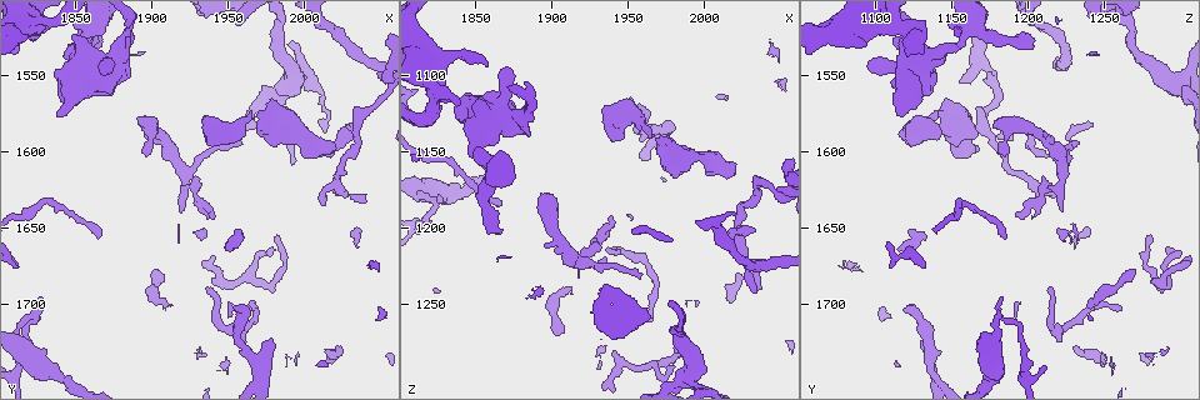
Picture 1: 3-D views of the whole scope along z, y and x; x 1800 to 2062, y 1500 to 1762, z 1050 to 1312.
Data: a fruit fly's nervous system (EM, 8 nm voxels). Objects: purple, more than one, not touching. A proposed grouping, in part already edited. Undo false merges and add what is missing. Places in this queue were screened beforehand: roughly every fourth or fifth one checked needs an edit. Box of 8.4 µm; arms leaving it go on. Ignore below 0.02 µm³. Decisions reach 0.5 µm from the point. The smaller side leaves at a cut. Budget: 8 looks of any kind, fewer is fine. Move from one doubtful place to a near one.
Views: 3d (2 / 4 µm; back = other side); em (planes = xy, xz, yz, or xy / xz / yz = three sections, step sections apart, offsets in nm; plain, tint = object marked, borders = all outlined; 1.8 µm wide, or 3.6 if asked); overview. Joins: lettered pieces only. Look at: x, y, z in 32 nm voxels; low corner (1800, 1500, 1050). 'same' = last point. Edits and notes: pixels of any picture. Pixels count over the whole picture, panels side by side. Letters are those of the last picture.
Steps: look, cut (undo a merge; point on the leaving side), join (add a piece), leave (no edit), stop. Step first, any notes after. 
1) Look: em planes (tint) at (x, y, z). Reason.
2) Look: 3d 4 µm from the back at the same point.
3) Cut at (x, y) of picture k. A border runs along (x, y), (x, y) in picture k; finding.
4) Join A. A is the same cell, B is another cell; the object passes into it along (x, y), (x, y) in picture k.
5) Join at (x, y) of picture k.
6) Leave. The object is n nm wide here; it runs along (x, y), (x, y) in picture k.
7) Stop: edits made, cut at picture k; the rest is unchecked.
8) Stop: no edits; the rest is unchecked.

Look: em planes (borders) at (1822, 1708, 1182). Sharp bend.

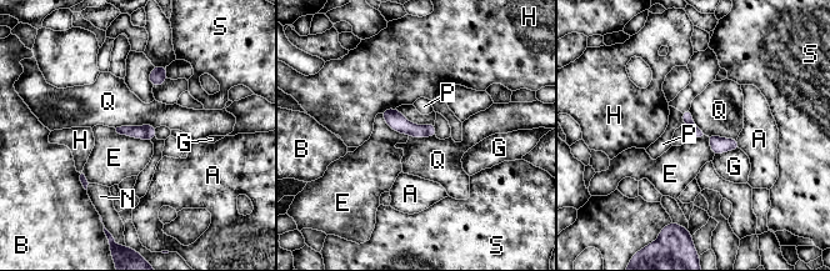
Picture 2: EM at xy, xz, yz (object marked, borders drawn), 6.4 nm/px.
Cut at (150, 130) of picture 2. A, B, E, G, H, N, P, Q and S are other cells; a border runs along (141, 126), (146, 137) in picture 2; two neurons meet here.

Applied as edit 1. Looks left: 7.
Look: 3d 4 µm at (1936, 1578, 1136). An open end.

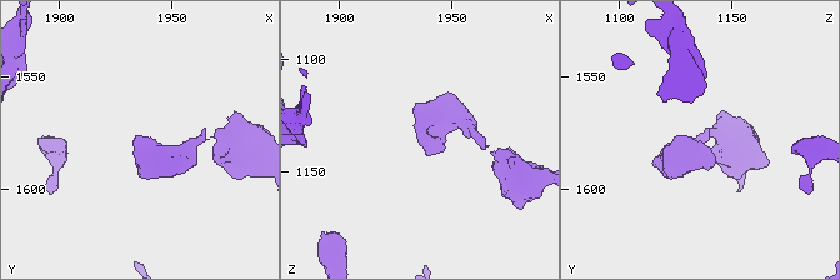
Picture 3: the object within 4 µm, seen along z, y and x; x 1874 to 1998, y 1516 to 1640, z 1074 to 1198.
Look: em planes (borders) at (1936, 1580, 1136). Need the tissue.

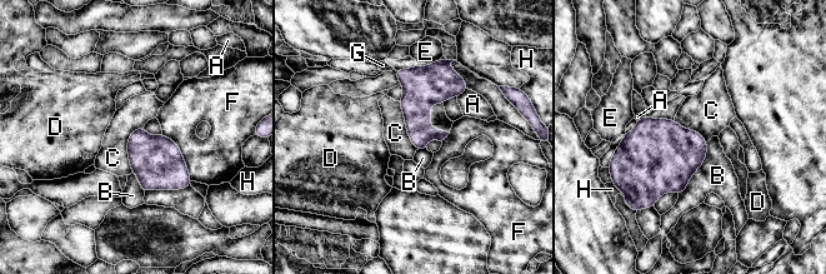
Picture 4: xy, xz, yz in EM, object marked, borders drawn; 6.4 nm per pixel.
Leave. A, B, C, D, E, F, G and H are other cells; a border runs along (141, 125), (128, 140), (133, 172) in picture 4; no lettered piece goes on from it.

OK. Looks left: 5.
Look: em planes (borders) at (2018, 1596, 1168).

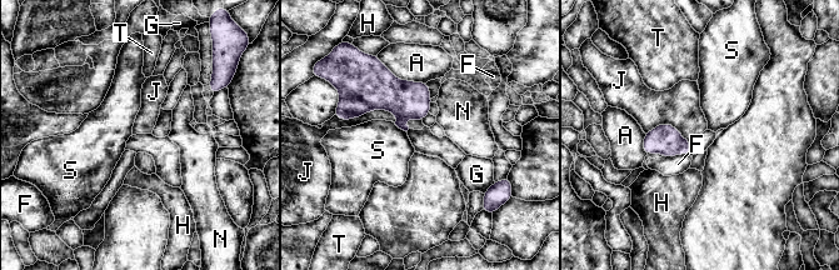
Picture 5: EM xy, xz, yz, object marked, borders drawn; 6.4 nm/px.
Leave. A, F, G, H, J, N, S and T are other cells; a border runs along (336, 118), (388, 110), (398, 119) in picture 5; none of them fits.

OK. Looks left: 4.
Stop: edits made, cut at picture 2; the rest is unchecked.

